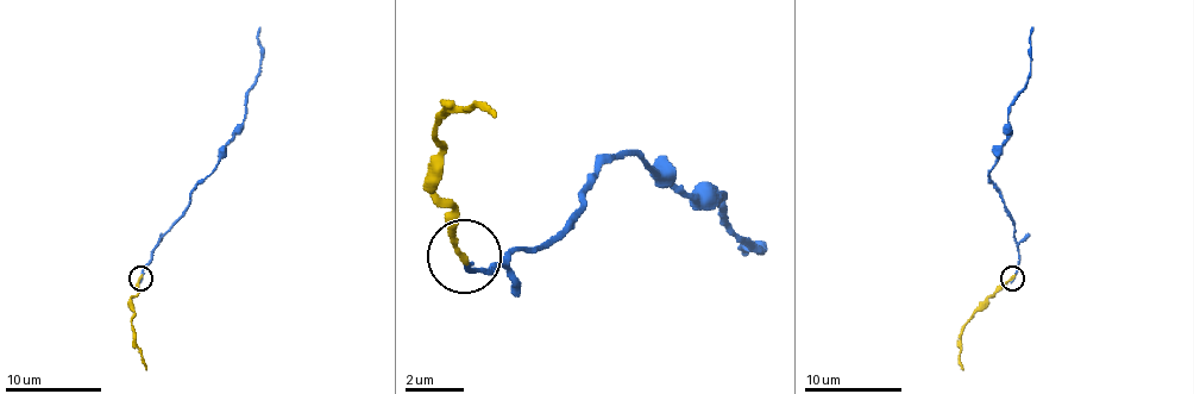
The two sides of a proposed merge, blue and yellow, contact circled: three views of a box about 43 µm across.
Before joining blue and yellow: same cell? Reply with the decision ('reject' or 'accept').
reject

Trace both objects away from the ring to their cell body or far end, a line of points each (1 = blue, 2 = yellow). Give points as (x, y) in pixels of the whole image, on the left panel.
1: (142, 279), (150, 251), (244, 123), (245, 95), (258, 73), (261, 27)
2: (142, 279), (132, 299), (132, 326), (146, 369)

